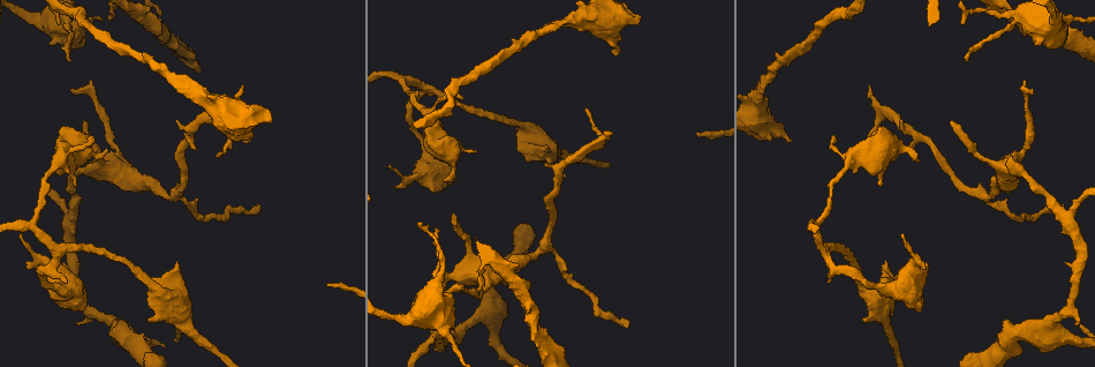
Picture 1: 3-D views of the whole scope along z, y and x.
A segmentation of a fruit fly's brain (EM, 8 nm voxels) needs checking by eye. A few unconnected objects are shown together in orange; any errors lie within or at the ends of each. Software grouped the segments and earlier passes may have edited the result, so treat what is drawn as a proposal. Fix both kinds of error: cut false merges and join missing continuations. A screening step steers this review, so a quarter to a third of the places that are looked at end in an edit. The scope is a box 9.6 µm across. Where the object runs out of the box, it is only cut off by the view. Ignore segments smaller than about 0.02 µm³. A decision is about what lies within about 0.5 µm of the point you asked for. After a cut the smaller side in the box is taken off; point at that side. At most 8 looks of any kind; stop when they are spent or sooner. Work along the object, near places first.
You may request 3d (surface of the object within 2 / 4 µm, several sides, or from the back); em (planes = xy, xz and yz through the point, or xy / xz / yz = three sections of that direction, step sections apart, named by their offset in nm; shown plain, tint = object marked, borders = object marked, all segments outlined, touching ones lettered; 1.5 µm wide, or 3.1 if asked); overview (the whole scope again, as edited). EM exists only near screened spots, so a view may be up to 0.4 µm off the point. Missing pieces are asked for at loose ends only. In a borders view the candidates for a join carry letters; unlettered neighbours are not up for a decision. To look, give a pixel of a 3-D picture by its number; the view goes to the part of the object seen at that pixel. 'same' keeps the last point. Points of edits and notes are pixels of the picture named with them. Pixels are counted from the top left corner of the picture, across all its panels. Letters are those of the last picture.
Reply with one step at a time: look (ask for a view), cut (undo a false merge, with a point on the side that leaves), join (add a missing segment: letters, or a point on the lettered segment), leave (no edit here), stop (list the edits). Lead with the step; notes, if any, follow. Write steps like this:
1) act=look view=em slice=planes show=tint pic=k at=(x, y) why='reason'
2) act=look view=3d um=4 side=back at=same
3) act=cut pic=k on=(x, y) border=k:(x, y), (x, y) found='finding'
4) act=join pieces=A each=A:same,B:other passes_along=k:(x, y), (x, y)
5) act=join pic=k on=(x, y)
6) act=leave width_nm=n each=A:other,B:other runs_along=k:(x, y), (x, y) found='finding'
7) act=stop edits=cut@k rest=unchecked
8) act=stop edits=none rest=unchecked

act=look view=em slice=xz step=8 show=borders pic=1 at=(269, 117) why='stops while still wide'

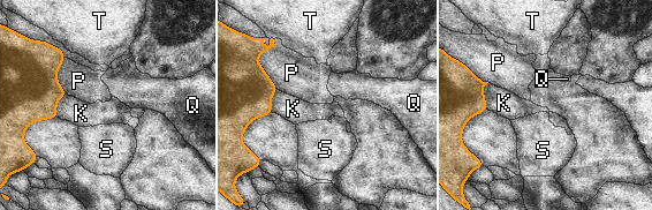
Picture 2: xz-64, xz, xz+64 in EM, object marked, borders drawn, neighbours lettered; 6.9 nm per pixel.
act=leave each=K:other,P:other,Q:other,S:other,T:other border=2:(66, 94), (57, 104), (58, 115) found='none of them fits'

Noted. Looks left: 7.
act=look view=3d um=4 pic=1 at=(460, 99) why='branch stops here'

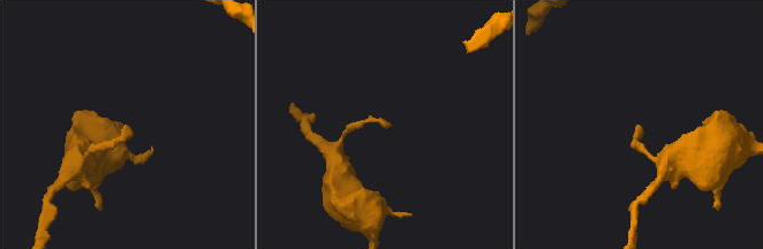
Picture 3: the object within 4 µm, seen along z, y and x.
act=look view=em slice=planes show=borders pic=3 at=(641, 130)

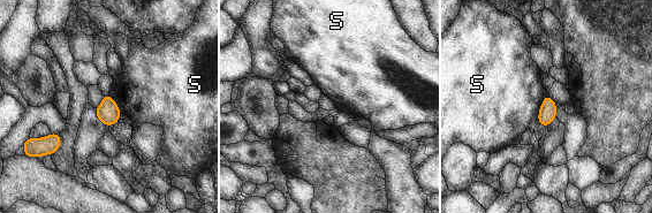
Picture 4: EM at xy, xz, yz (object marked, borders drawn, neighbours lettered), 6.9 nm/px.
act=leave each=S:other border=4:(546, 94), (539, 108), (537, 123) found='no lettered segment goes on from it'

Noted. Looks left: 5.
act=look view=3d um=4 pic=1 at=(817, 233) why='three arms meet'

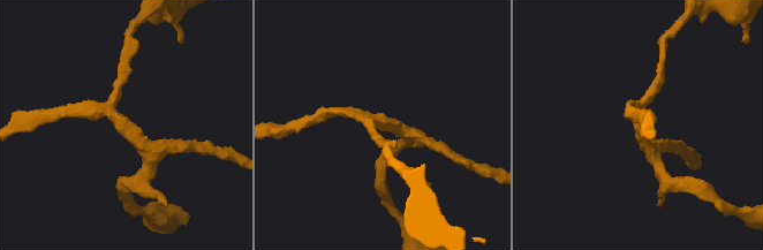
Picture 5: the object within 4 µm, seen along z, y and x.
act=look view=em slice=xy step=4 show=tint pic=5 at=(116, 113) arms=3 arm_widths_nm=170,180,220 why='now the EM'

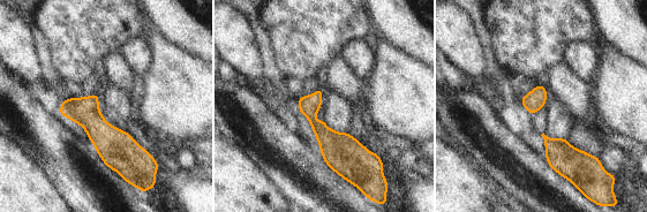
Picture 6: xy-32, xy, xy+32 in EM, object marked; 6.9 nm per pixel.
act=look view=em slice=planes show=borders at=same

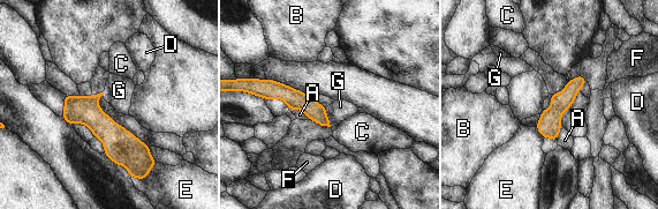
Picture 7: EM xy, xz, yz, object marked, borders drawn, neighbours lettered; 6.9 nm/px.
act=leave each=A:other,B:other,C:other,D:other,E:other,F:other,G:other found='all the same neuron'

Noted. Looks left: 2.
act=stop edits=none rest=unchecked

